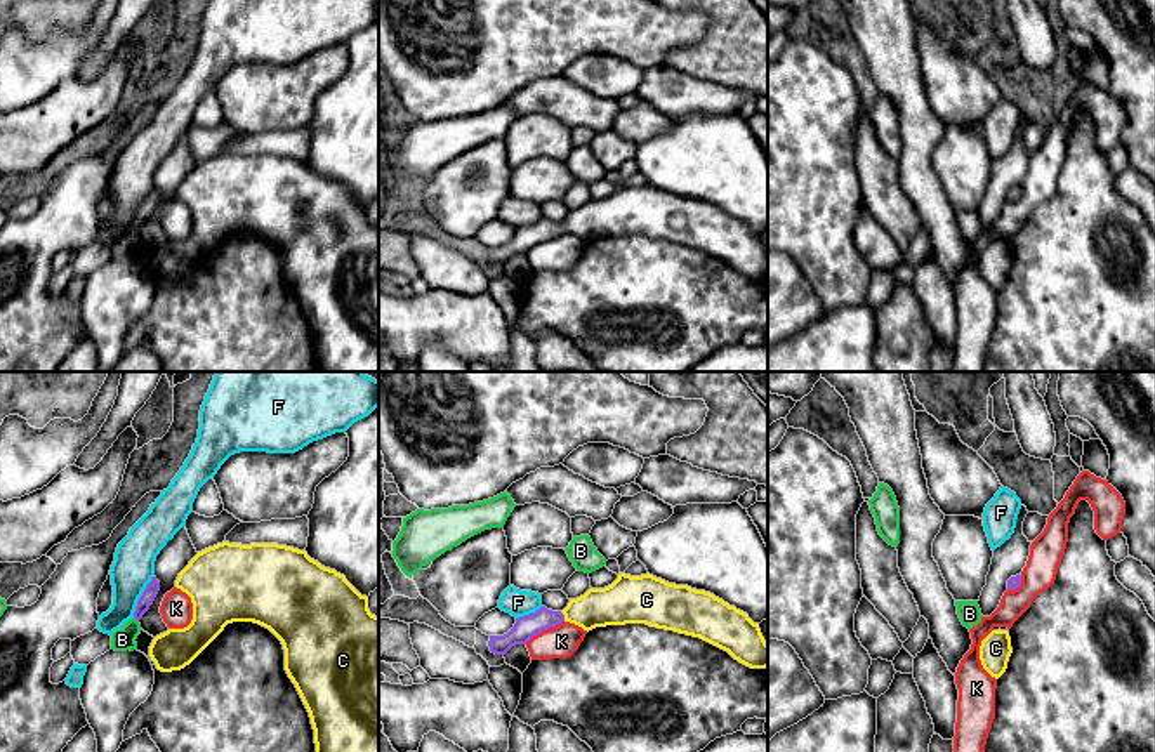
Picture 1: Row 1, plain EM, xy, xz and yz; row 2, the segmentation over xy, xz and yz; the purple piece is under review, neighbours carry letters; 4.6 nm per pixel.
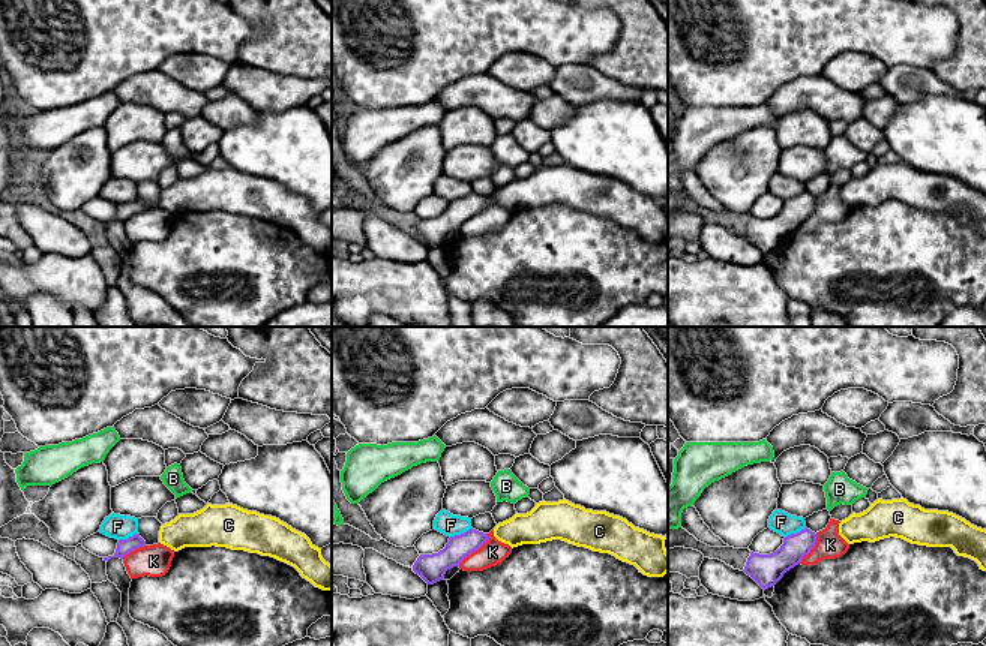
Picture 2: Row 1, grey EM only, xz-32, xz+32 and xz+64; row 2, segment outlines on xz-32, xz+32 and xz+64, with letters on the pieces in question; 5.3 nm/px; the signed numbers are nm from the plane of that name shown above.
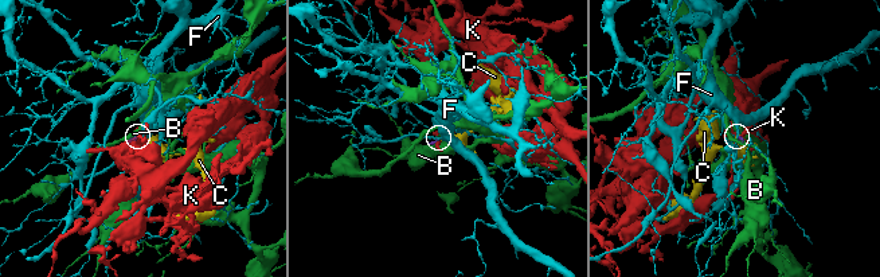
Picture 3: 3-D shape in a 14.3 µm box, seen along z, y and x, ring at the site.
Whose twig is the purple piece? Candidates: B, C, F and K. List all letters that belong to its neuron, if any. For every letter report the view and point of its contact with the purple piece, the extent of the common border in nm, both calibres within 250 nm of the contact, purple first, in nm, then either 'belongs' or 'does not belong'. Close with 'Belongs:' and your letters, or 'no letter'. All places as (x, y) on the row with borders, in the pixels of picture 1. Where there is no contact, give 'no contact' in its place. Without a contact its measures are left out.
B: xy (136, 619) | 30 nm | 70/100 nm | does not belong
C: xz (563, 617) | 40 nm | 110/190 nm | belongs
F: xy (141, 596) | 220 nm | 70/190 nm | does not belong
K: xz (544, 629) | 220 nm | 110/160 nm | does not belong
Belongs: C

